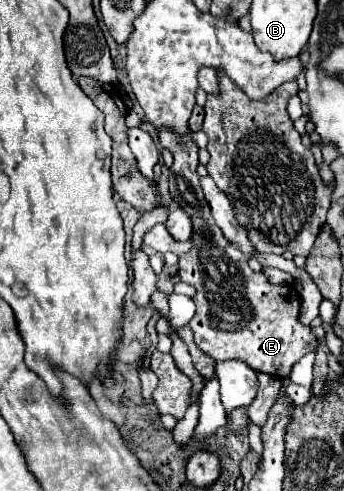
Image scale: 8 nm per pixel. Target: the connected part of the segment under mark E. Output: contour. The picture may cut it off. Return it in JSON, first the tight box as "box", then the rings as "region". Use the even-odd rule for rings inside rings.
{"box":[157,129,317,379],"region":[[[159,129],[157,133],[159,133],[161,147],[171,151],[173,159],[175,159],[173,165],[169,167],[171,197],[185,213],[189,213],[189,217],[193,221],[193,237],[191,237],[193,249],[179,257],[179,275],[185,283],[189,283],[197,289],[197,295],[193,297],[193,301],[197,305],[197,313],[189,323],[195,333],[195,345],[205,355],[209,355],[213,361],[243,359],[243,361],[249,361],[249,365],[253,365],[253,369],[257,369],[261,373],[287,379],[293,365],[305,353],[309,353],[317,347],[317,337],[313,335],[313,329],[299,321],[299,307],[301,307],[299,293],[291,285],[271,285],[263,273],[255,273],[247,265],[247,257],[235,245],[229,245],[229,241],[225,241],[221,229],[215,225],[215,221],[211,217],[209,203],[207,203],[201,183],[199,183],[199,173],[197,173],[199,147],[193,141],[193,133],[191,131],[175,133],[169,129]]]}

